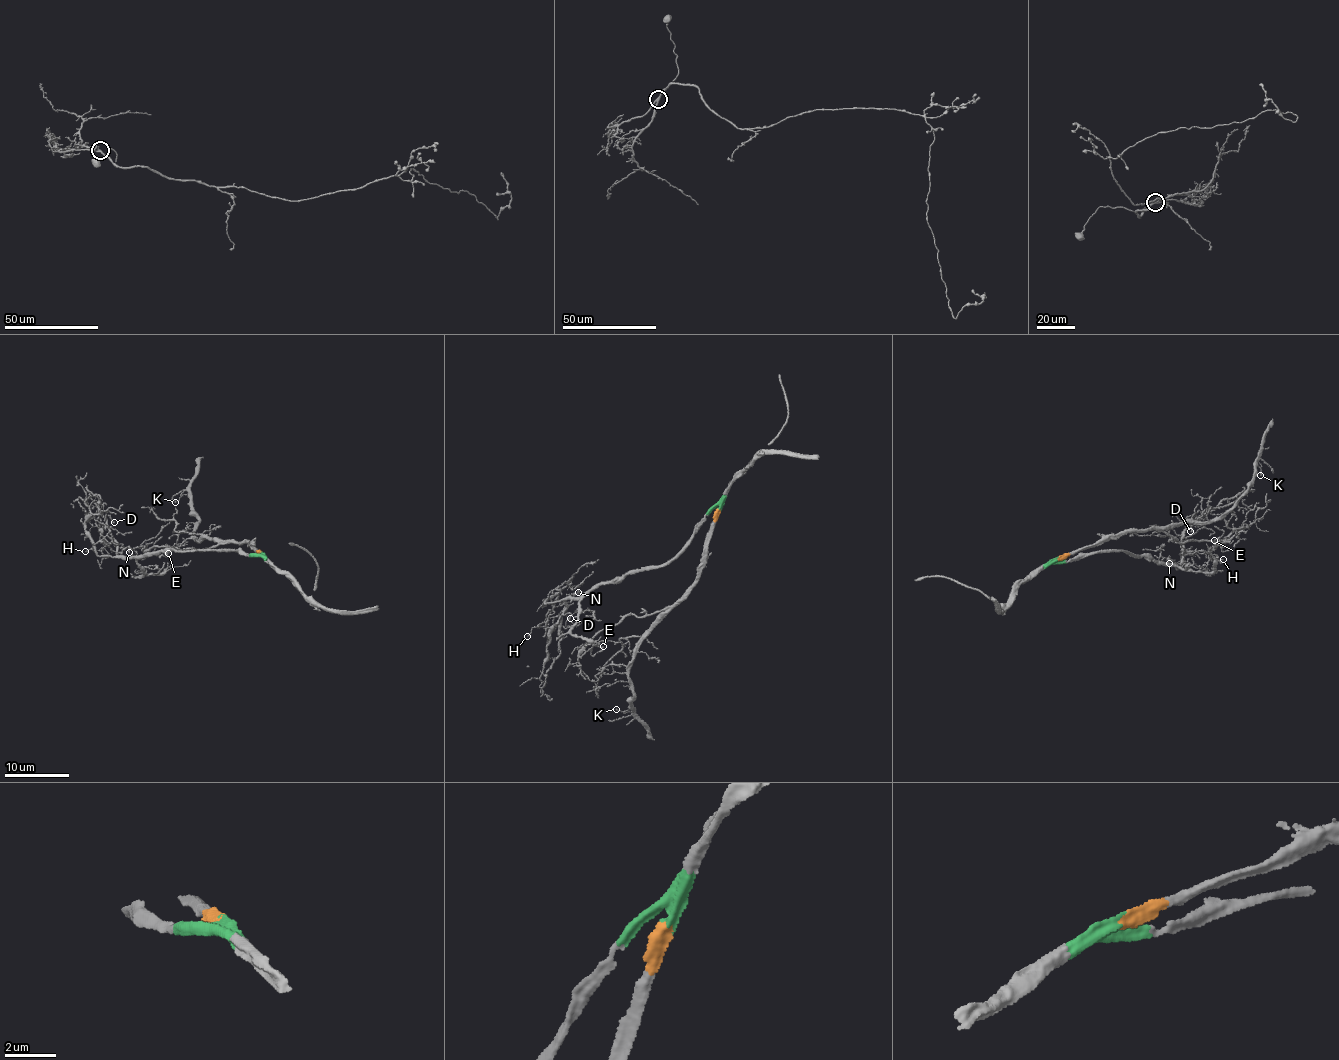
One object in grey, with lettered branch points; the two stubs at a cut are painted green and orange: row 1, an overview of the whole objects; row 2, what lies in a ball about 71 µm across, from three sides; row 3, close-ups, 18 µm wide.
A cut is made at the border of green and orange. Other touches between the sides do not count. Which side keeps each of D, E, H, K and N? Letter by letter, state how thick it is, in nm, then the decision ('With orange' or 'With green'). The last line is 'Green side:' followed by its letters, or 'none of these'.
D: Thickness 130 nm. With green
E: Thickness 130 nm. With orange
H: Thickness 90 nm. With green
K: Thickness 130 nm. With orange
N: Thickness 160 nm. With green
Green side: D, H, N

